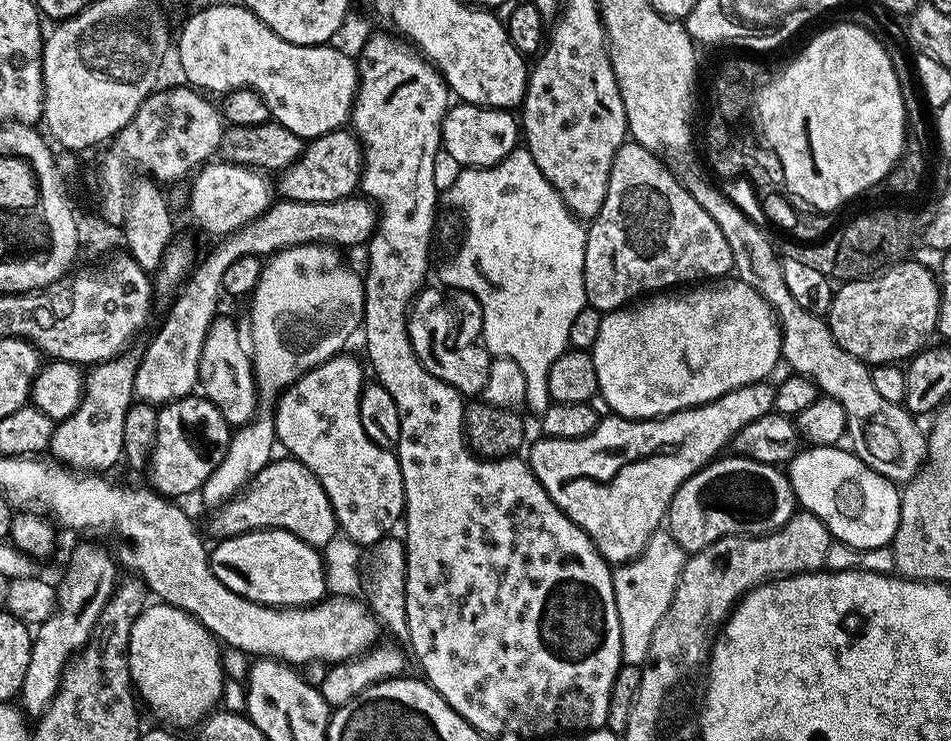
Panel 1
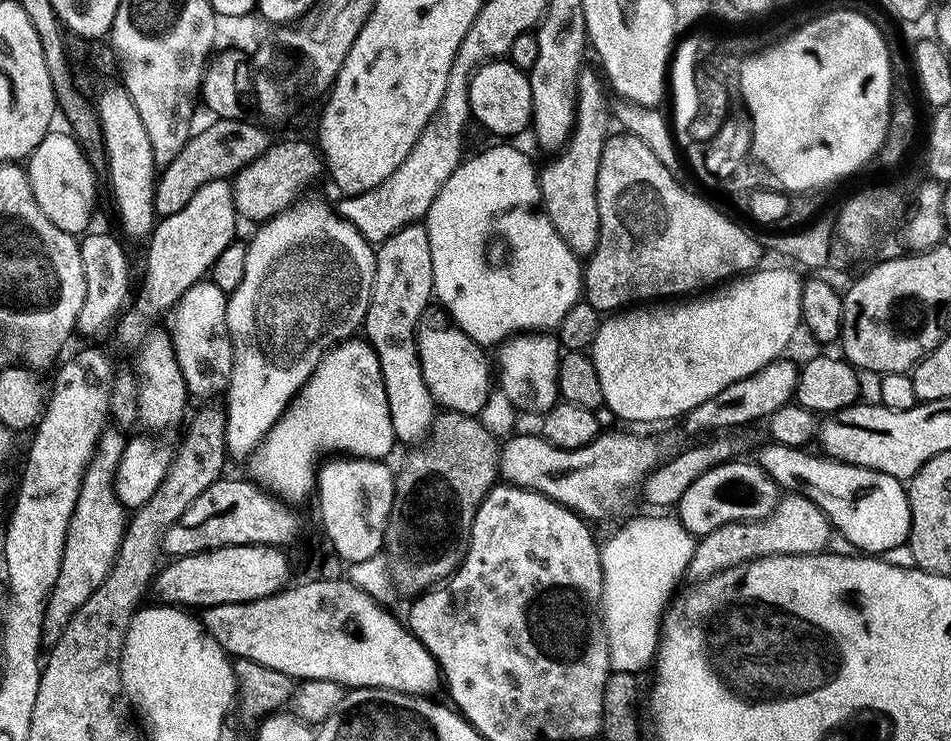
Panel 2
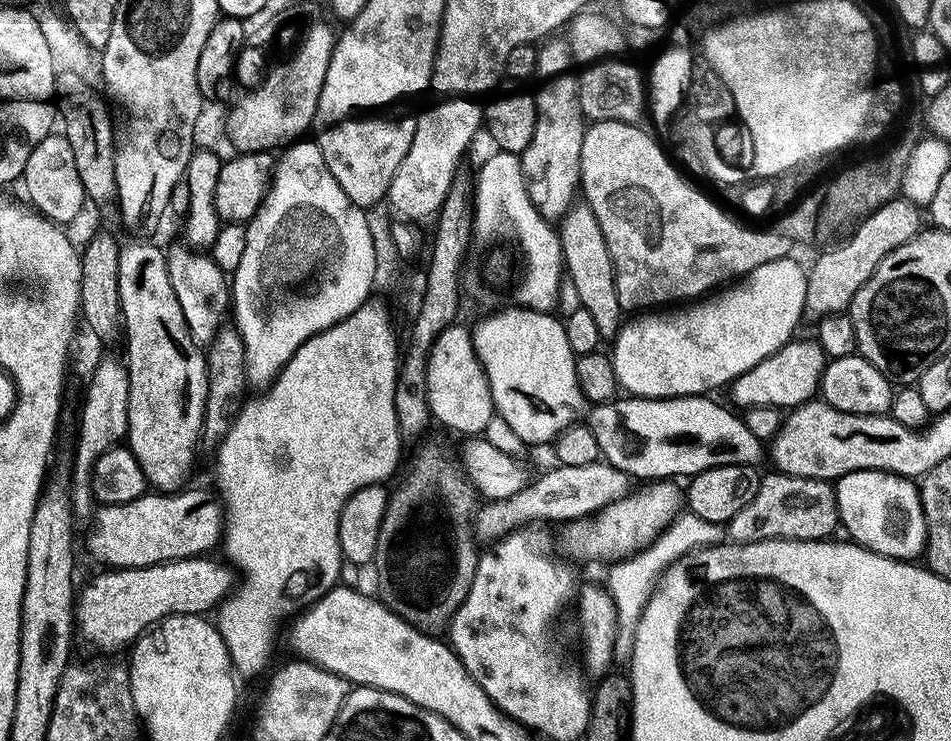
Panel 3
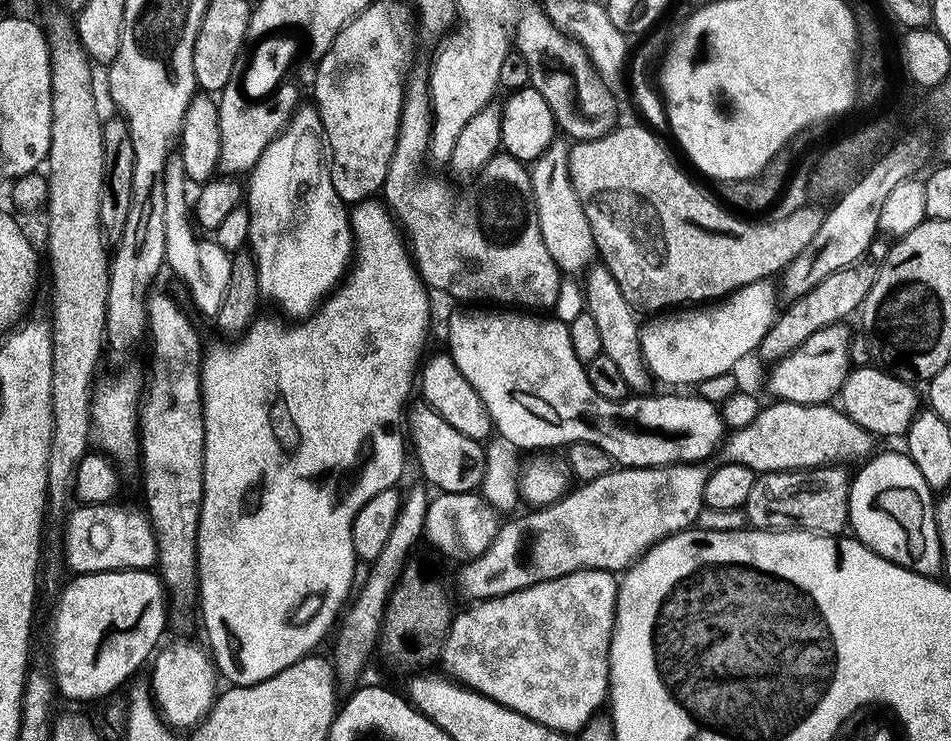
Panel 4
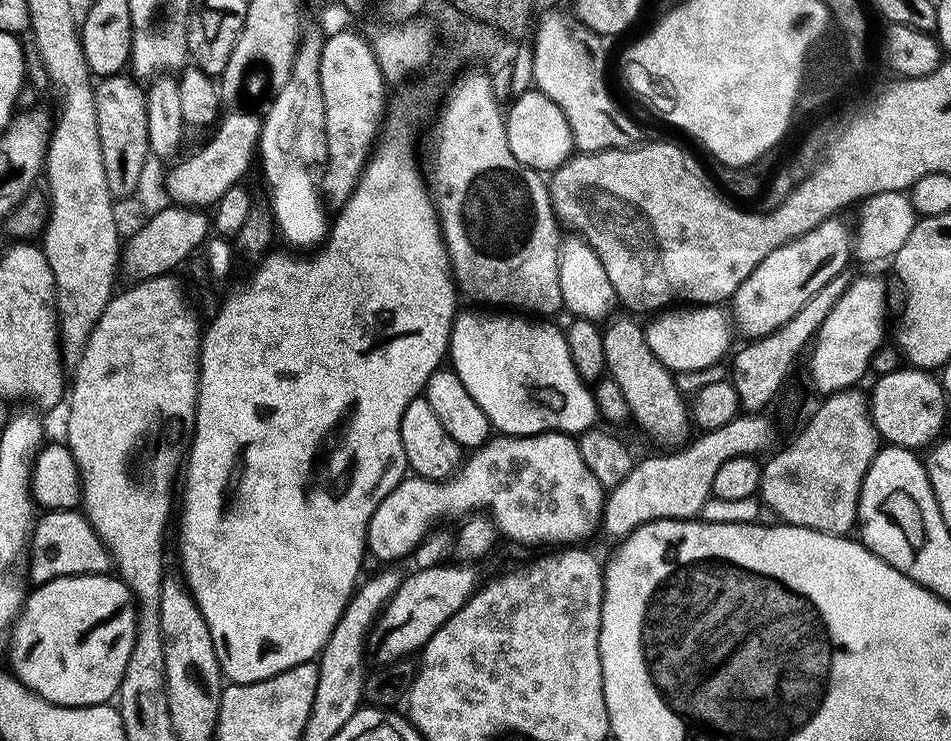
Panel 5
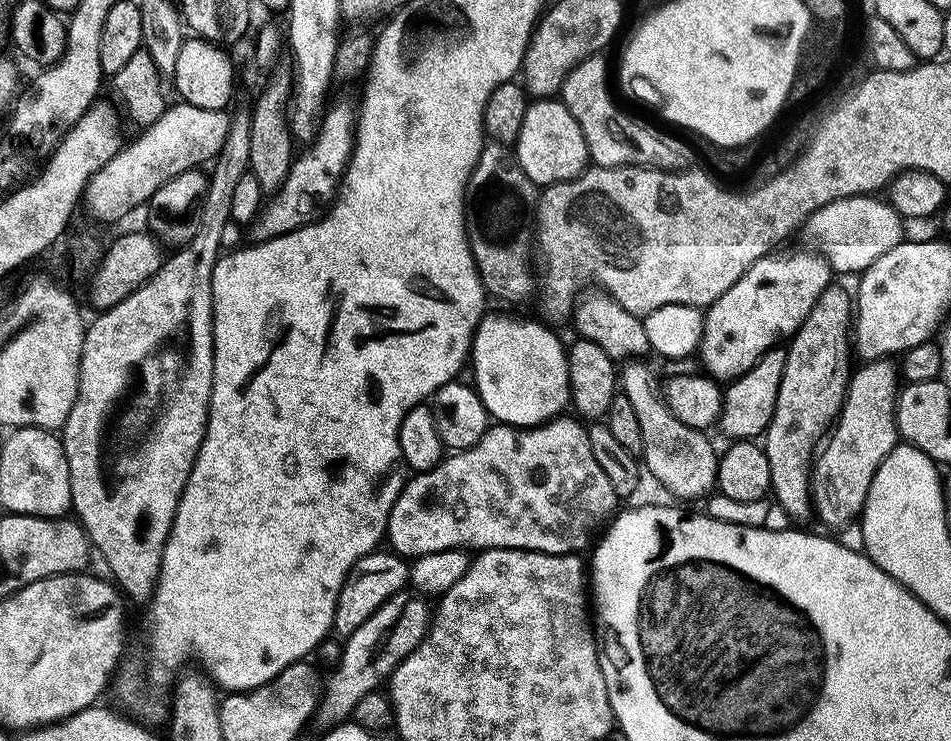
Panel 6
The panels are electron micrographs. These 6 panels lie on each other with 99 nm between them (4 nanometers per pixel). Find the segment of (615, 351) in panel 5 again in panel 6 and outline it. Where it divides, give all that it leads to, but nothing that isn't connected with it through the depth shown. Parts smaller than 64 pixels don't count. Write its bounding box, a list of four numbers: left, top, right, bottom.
[618,358,718,500]

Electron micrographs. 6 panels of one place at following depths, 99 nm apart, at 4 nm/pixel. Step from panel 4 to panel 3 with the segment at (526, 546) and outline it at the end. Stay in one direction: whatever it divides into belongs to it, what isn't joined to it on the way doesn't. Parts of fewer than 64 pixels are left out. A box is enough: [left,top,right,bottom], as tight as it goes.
[558,480,686,562]

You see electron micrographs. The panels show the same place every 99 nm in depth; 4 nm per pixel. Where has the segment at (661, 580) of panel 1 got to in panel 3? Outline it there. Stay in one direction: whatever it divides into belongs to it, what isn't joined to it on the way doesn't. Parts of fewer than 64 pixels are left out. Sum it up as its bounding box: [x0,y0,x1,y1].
[606,510,725,661]

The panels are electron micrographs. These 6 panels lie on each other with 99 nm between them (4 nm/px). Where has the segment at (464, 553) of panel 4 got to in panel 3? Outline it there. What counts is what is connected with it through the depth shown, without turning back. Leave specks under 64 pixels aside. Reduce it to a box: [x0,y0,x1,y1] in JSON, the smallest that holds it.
[474,460,632,542]

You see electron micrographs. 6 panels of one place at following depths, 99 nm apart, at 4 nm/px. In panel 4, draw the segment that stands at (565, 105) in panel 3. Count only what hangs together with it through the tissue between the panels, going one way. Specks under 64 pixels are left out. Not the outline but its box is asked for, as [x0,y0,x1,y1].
[528,138,598,277]

